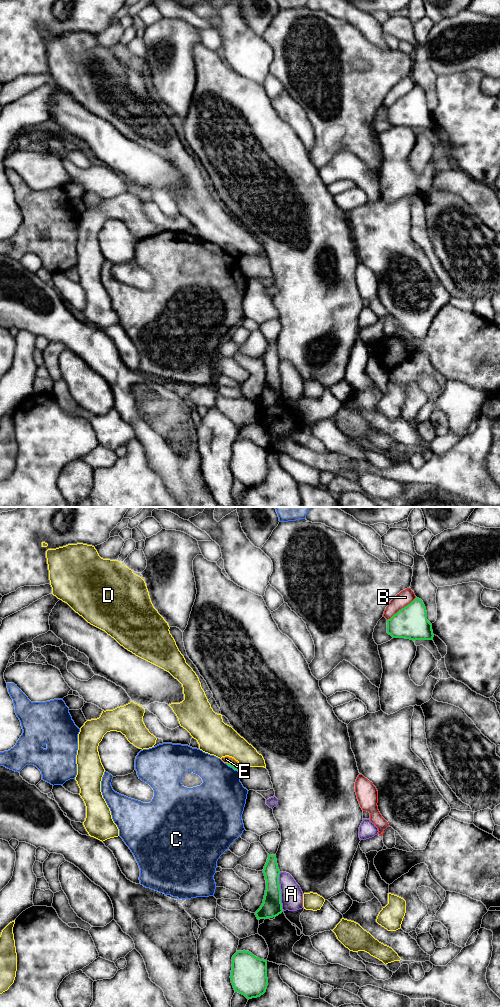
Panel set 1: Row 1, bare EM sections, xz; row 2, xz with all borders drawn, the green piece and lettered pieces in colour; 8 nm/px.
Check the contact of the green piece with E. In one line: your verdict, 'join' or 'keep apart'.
keep apart

